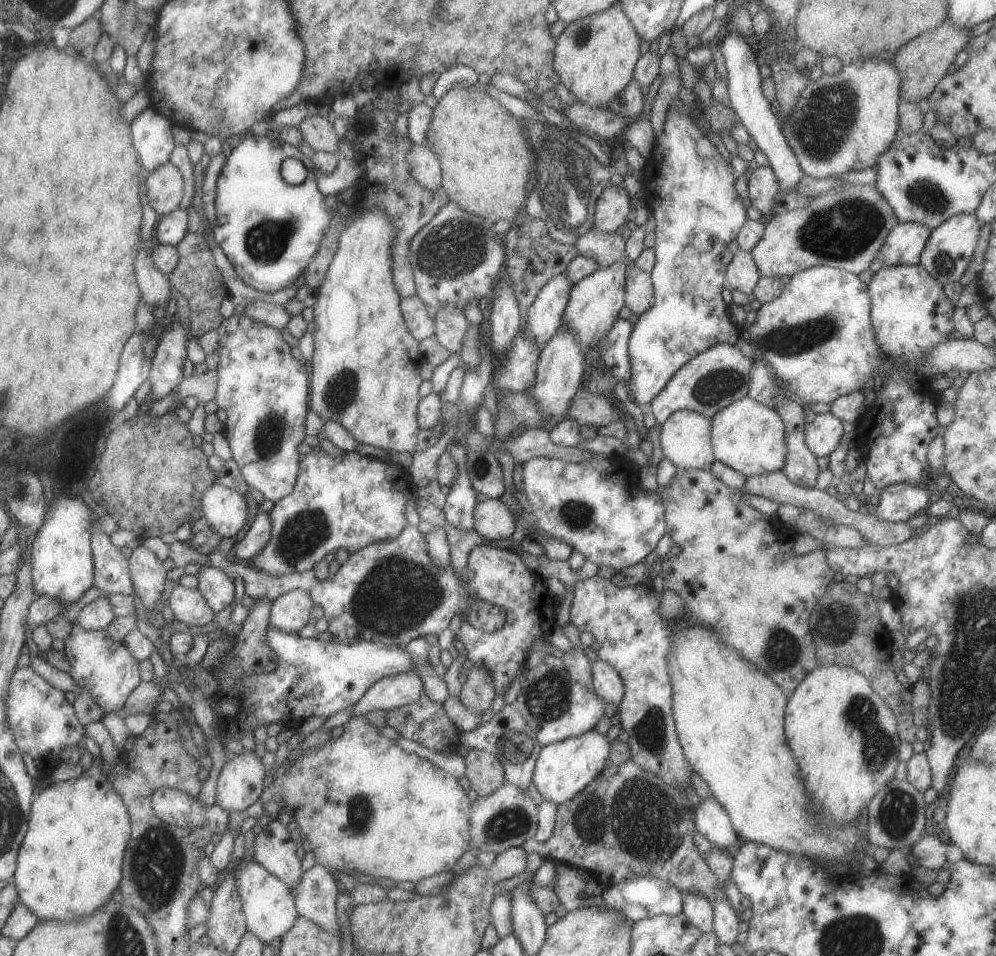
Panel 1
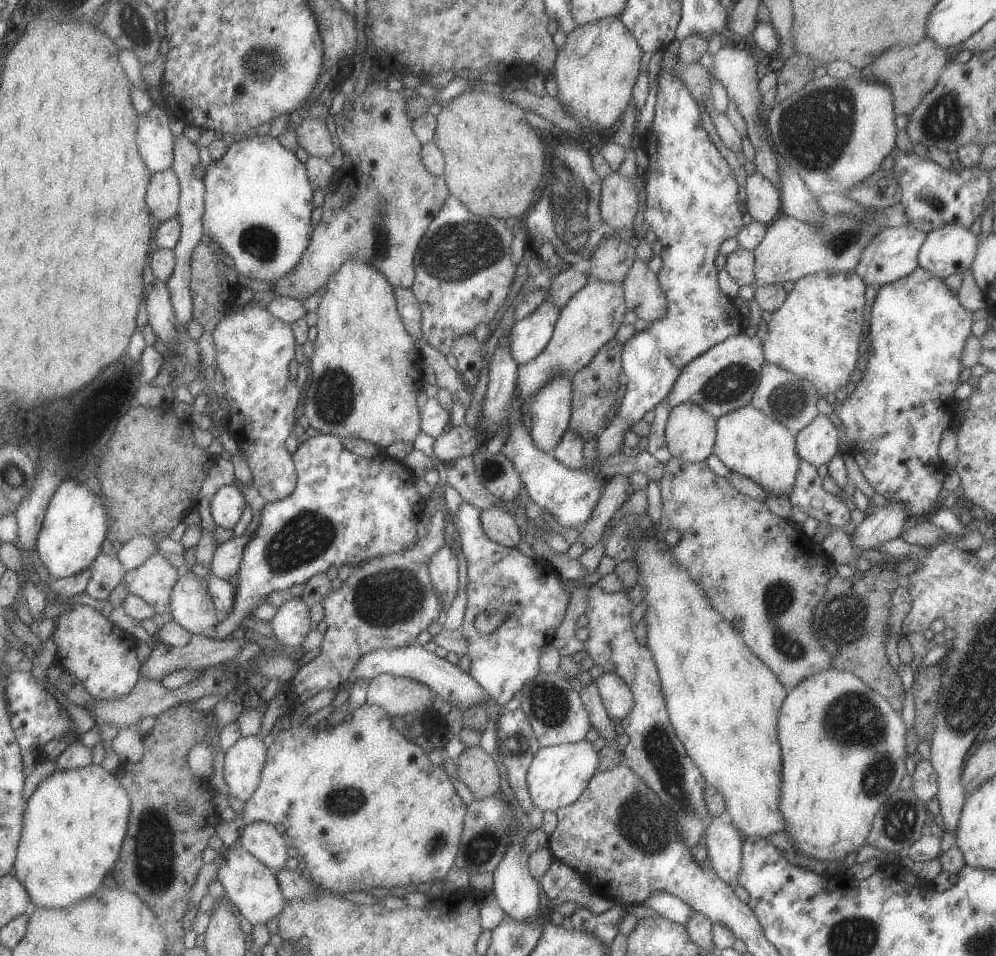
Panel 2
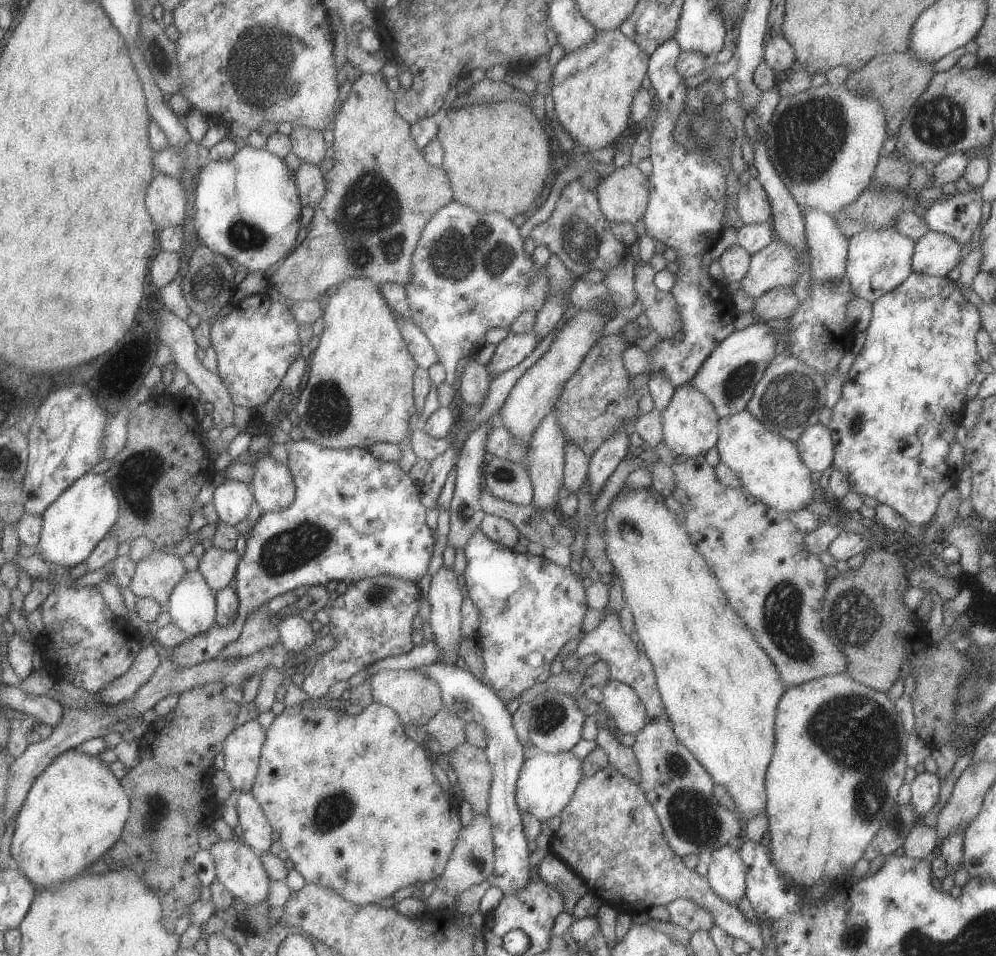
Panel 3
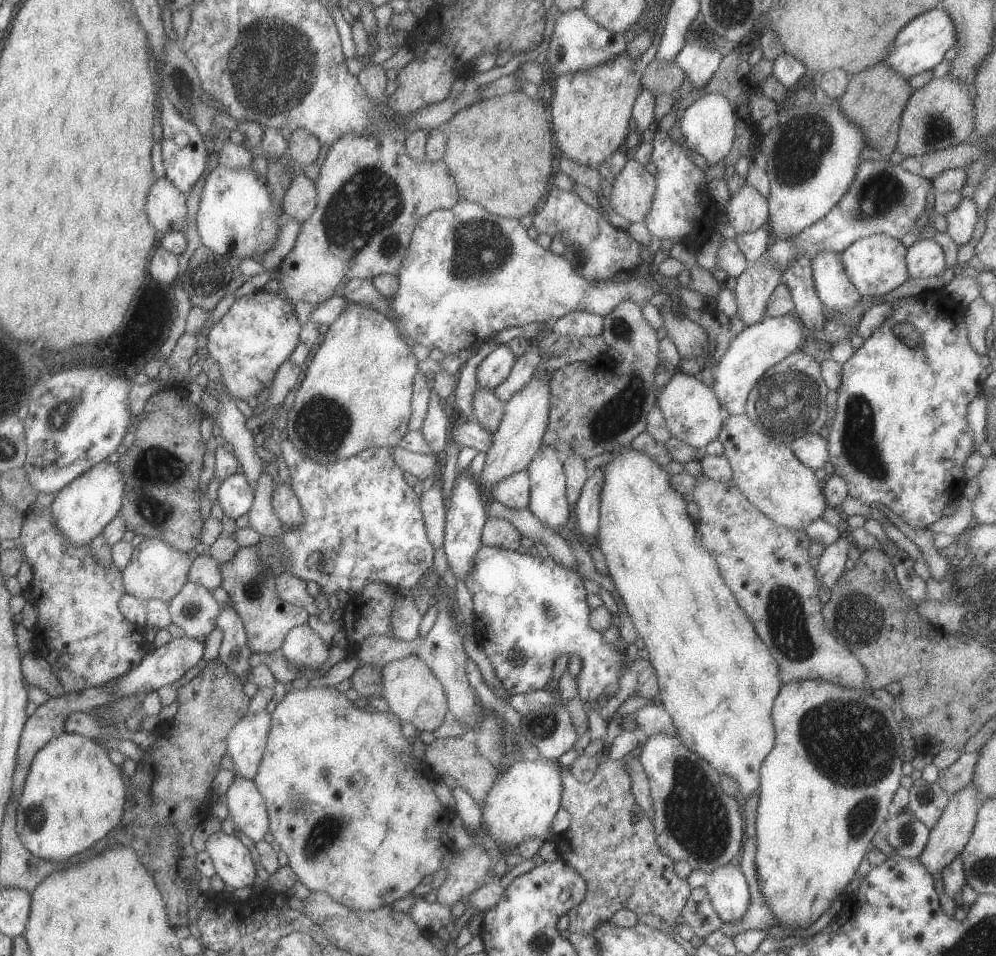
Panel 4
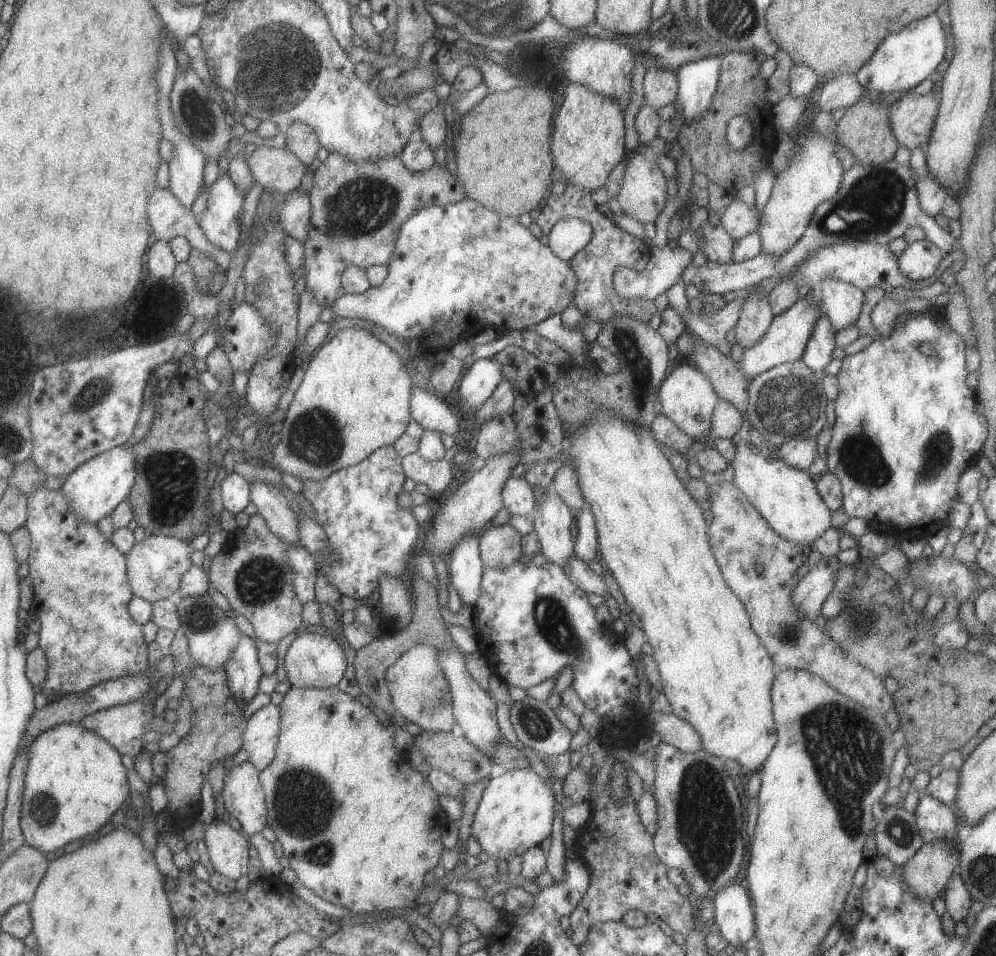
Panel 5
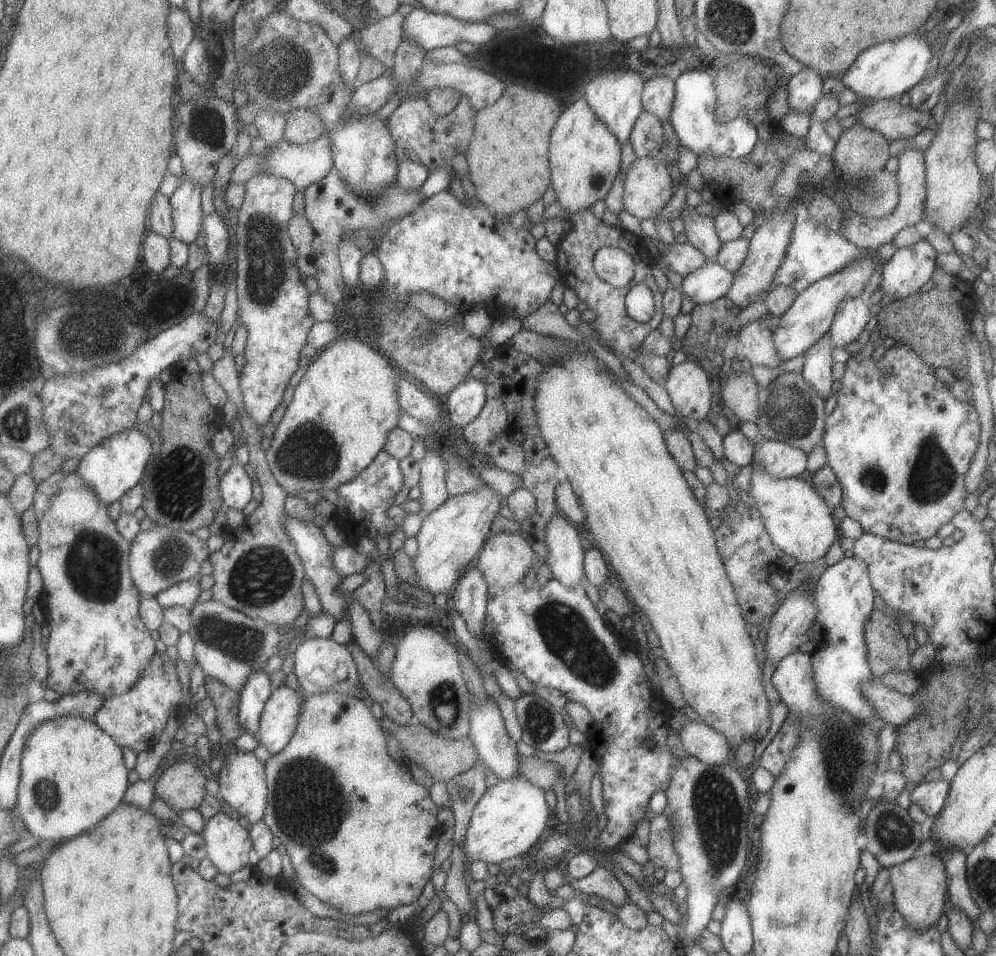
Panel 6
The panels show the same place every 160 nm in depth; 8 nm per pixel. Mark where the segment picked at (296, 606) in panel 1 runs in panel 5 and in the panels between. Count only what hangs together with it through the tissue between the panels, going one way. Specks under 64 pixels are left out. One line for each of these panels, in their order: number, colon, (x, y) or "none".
2: (291, 622)
3: (294, 632)
4: (304, 648)
5: (313, 660)

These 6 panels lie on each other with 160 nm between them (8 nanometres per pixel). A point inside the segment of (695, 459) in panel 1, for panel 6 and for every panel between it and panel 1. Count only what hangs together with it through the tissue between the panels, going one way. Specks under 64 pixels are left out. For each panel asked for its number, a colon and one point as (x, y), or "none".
2: (689, 432)
3: (689, 422)
4: (692, 413)
5: (687, 398)
6: (688, 387)

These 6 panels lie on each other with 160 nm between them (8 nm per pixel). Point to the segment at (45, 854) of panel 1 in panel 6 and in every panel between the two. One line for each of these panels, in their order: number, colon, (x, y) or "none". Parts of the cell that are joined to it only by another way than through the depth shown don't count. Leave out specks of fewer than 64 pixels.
2: (74, 822)
3: (75, 810)
4: (73, 795)
5: (74, 780)
6: (72, 774)

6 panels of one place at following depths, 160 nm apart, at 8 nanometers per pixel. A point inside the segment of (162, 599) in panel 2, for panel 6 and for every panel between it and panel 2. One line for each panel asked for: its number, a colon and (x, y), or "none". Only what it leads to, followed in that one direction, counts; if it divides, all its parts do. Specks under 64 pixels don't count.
3: (155, 575)
4: (156, 570)
5: (154, 565)
6: (159, 557)

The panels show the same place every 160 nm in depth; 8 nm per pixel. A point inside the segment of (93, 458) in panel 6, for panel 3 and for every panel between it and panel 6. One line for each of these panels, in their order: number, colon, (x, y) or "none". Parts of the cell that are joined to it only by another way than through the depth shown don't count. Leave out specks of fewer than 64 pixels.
3: (74, 523)
4: (82, 508)
5: (96, 487)

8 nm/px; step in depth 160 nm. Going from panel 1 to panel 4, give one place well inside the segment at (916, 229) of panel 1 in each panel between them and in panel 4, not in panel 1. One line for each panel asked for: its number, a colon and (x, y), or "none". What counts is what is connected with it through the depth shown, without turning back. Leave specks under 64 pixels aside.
2: (891, 254)
3: (877, 260)
4: (874, 265)

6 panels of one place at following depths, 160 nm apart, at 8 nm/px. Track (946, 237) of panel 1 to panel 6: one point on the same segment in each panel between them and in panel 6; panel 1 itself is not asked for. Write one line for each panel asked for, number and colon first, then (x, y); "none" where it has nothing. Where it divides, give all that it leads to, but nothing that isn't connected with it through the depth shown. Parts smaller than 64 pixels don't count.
2: (950, 249)
3: (935, 254)
4: (924, 258)
5: (919, 259)
6: (909, 269)

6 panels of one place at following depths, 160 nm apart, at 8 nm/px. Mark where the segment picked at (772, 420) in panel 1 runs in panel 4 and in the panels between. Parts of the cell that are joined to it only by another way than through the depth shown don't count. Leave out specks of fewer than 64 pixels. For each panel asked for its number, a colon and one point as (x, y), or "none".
2: (748, 442)
3: (768, 467)
4: (765, 470)

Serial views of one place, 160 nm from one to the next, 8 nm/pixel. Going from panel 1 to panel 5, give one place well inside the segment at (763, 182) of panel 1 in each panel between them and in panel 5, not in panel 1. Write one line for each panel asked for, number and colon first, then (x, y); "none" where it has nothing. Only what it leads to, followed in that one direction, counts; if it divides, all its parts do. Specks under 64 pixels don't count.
2: (762, 200)
3: (752, 206)
4: (746, 210)
5: (736, 219)

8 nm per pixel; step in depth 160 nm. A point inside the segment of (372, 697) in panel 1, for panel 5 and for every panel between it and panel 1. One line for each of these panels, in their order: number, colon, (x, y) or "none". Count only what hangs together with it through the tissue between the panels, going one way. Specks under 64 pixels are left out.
2: (397, 695)
3: (415, 698)
4: (413, 694)
5: (418, 689)

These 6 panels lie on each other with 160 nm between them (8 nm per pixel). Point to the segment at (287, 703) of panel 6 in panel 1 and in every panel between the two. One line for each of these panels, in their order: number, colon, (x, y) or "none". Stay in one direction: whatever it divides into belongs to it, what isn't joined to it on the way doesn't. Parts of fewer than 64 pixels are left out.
1: (240, 782)
2: (243, 761)
3: (241, 748)
4: (245, 742)
5: (259, 739)

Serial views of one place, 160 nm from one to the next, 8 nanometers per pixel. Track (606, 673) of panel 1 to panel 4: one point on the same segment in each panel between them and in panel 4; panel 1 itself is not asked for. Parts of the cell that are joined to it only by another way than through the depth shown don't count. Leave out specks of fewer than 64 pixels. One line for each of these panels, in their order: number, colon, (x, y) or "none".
2: (616, 696)
3: (627, 714)
4: (651, 719)

